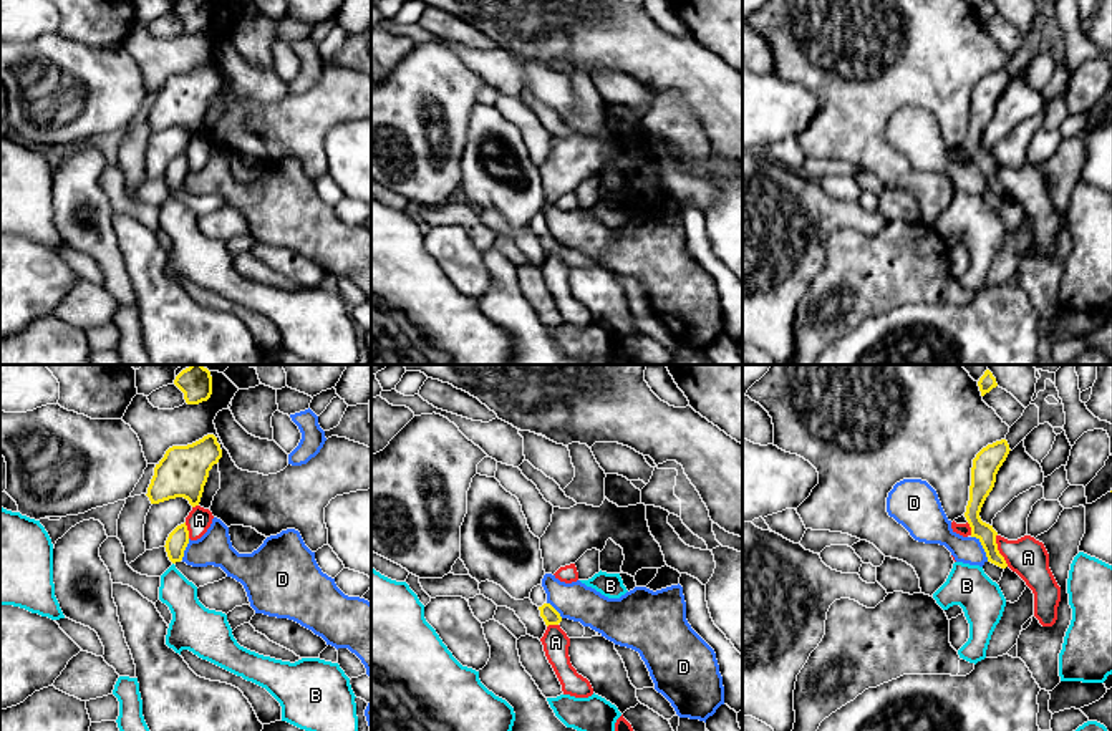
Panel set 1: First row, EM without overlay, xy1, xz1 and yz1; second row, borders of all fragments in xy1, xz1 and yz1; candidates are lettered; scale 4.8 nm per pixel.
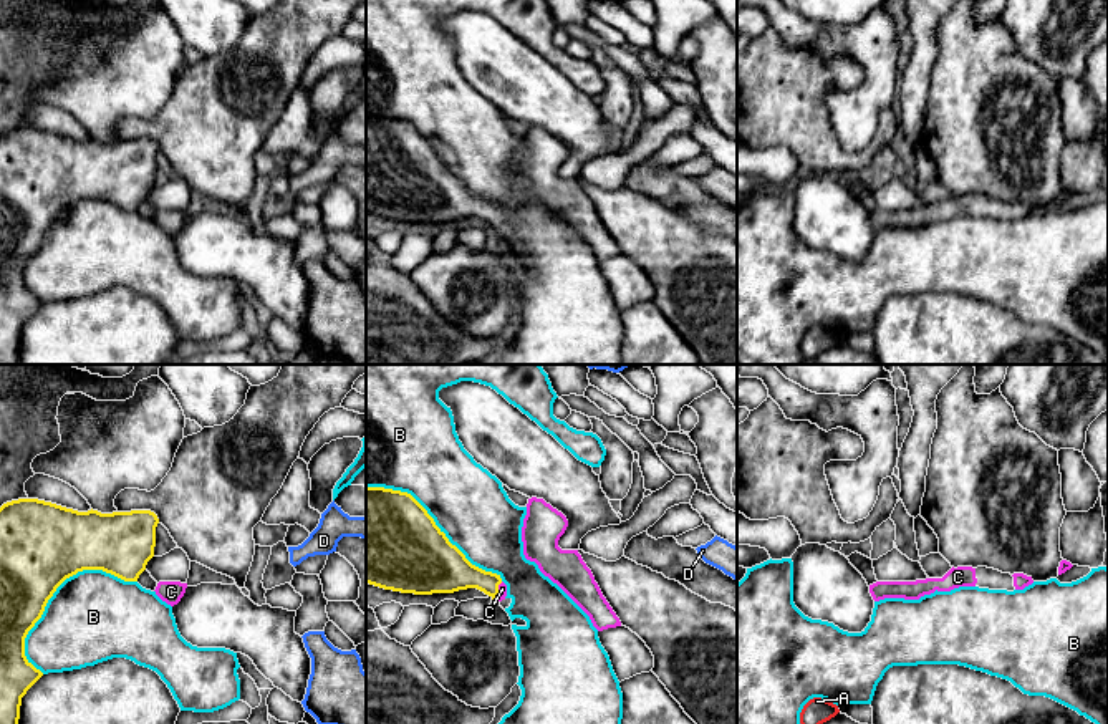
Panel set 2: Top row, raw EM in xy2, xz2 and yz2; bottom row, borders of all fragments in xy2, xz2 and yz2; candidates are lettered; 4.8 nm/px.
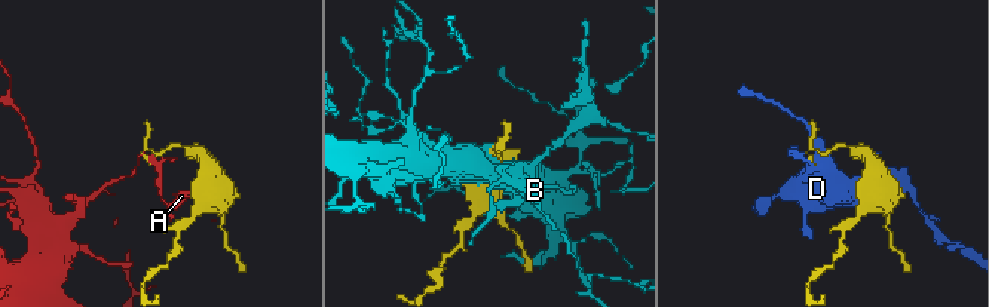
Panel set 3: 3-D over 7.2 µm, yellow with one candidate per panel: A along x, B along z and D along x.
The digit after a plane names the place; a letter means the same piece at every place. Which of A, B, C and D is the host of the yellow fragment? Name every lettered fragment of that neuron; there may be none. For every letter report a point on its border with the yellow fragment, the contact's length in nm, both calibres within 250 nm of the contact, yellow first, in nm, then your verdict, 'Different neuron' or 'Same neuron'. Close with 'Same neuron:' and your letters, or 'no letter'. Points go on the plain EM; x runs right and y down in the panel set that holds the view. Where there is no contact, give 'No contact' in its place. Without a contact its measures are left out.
A: Touches yellow at yz1 (998, 179). Shared border 170 nm. Thickness 90 nm (yellow) against 190 nm. Different neuron
B: Touches yellow at xy2 (60, 212). Shared border 650 nm. Thickness 420 nm (yellow) against 440 nm. Different neuron
C: Touches yellow at xz2 (497, 221). Shared border 100 nm. Thickness 190 nm (yellow) against 50 nm. Same neuron
D: Touches yellow at yz1 (983, 176). Shared border 150 nm. Thickness 90 nm (yellow) against 140 nm. Different neuron
Same neuron: C

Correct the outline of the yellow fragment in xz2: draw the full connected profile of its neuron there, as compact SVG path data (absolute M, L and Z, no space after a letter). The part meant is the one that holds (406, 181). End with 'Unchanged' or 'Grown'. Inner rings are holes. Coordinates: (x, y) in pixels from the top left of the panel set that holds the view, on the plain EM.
M366 116L366 212L414 224L477 217L495 230L507 225L500 204L472 194L411 123L384 116Z. Grown

